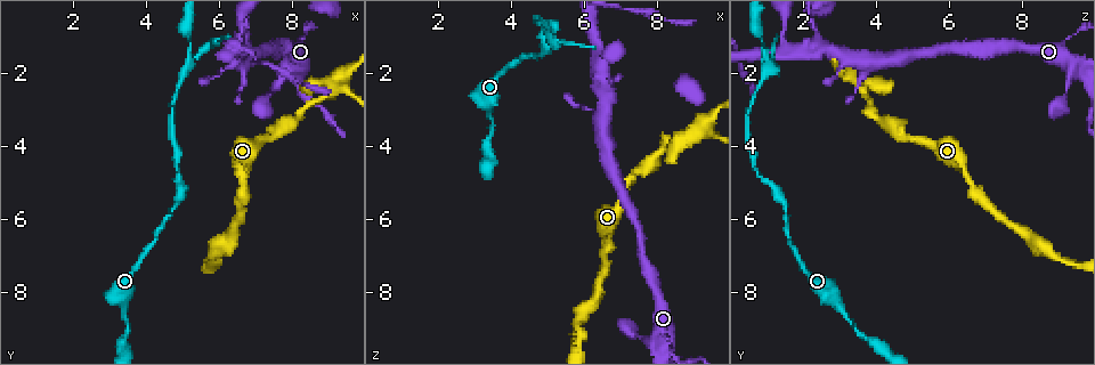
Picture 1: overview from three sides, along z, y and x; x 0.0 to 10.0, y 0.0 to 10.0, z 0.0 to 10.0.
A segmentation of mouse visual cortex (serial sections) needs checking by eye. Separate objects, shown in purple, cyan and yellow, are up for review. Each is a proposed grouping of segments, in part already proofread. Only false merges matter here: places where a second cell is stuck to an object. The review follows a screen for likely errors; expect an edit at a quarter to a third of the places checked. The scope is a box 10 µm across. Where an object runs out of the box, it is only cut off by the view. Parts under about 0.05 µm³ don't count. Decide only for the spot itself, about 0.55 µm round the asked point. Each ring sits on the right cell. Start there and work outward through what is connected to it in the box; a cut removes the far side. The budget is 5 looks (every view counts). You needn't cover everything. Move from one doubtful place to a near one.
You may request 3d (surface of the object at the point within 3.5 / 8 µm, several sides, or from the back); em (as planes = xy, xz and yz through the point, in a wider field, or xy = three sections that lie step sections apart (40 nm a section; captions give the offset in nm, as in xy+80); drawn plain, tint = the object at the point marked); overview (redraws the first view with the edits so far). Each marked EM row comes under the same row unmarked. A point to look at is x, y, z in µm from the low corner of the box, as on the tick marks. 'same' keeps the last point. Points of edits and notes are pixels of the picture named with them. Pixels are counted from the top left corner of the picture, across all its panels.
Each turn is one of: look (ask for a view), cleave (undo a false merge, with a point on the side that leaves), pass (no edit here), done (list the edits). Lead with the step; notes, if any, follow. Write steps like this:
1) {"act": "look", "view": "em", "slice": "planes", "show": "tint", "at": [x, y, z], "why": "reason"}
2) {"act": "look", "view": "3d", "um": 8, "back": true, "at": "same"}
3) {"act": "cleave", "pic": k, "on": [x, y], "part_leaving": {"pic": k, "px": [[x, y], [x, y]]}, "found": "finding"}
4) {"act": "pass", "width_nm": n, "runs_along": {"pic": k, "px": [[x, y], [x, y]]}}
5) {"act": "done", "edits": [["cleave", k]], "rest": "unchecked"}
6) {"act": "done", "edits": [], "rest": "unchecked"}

{"act": "look", "view": "3d", "um": 3.5, "back": true, "at": [9.20, 2.35, 3.70], "why": "looks like a crossing"}

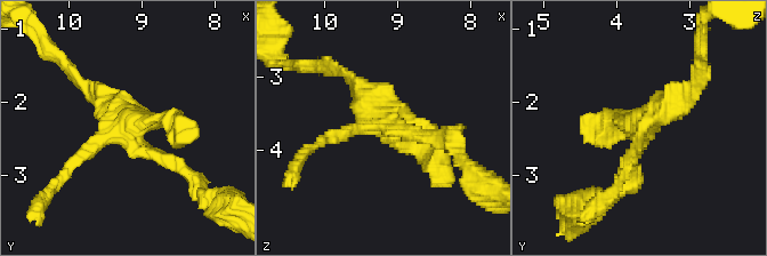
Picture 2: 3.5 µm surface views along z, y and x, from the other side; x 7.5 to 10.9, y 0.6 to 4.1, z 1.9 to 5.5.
{"act": "look", "view": "em", "slice": "xy", "step": 3, "show": "tint", "at": [9.15, 2.40, 3.70], "arms": 4, "arm_widths_nm": [200, 200, 300, 300]}

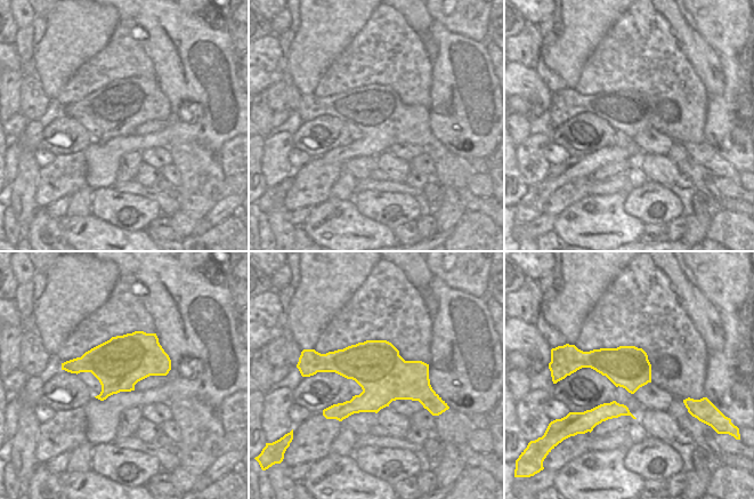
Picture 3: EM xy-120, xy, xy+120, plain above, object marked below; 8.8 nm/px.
{"act": "pass", "runs_along": {"pic": 2, "px": [[187, 175], [138, 148], [131, 122], [93, 90]]}, "found": "all the same cell"}

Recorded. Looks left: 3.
{"act": "look", "view": "3d", "um": 3.5, "at": [6.60, 1.25, 2.45], "why": "small branch off a trunk"}

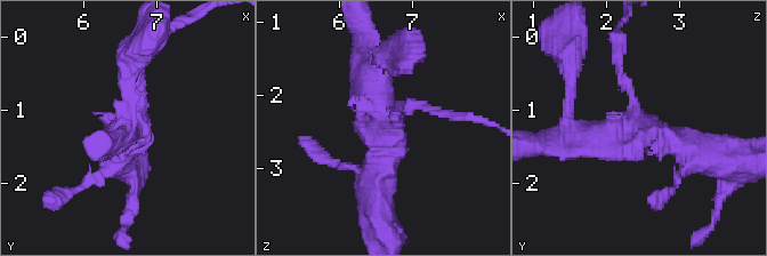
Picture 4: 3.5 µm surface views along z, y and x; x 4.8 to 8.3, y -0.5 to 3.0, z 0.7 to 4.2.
{"act": "look", "view": "em", "slice": "planes", "show": "tint", "at": [6.65, 1.25, 2.45], "why": "need the tissue"}

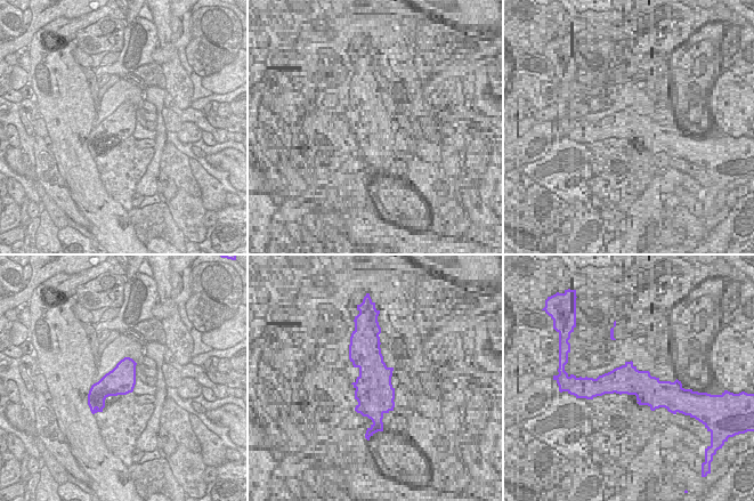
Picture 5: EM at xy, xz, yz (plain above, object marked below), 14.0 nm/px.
{"act": "pass", "runs_along": {"pic": 4, "px": [[707, 153], [648, 129], [570, 140]]}, "found": "continuous, no second cell"}

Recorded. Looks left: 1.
{"act": "done", "edits": [], "rest": "unchecked"}

